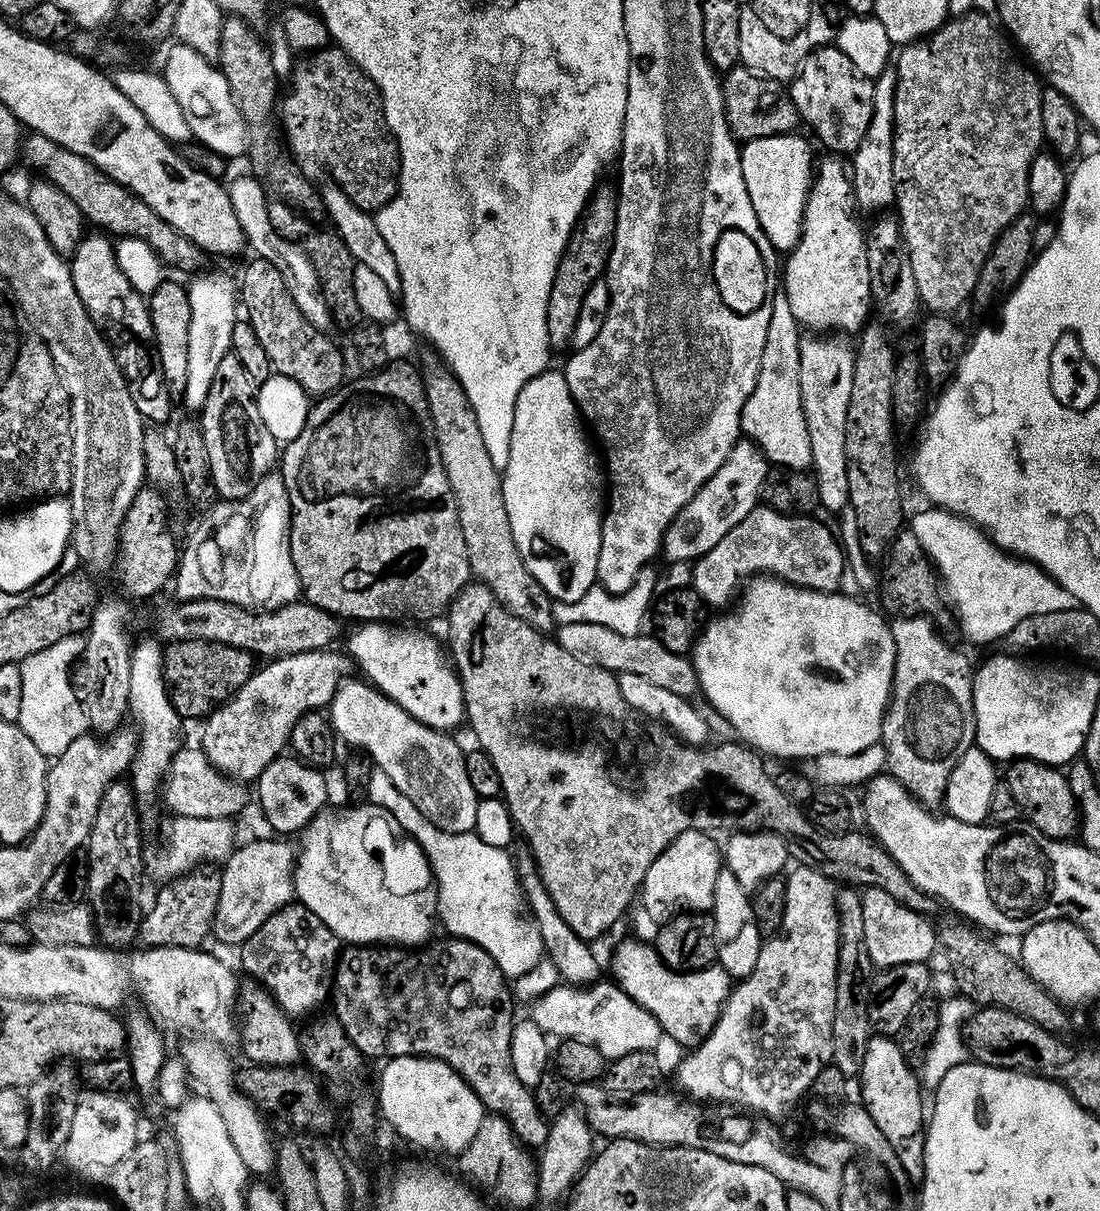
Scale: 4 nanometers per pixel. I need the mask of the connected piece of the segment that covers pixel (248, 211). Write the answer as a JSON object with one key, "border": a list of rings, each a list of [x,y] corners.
{"border":[[[251,174],[237,178],[233,184],[227,185],[230,206],[234,206],[234,214],[238,217],[238,226],[242,226],[247,247],[253,248],[255,255],[261,260],[270,262],[278,274],[282,274],[282,282],[286,282],[286,290],[290,298],[294,298],[294,306],[302,310],[302,314],[314,327],[328,330],[333,327],[332,316],[328,313],[326,302],[322,298],[322,290],[318,286],[318,274],[314,274],[314,266],[310,266],[310,258],[300,249],[299,244],[282,238],[278,230],[274,230],[268,217],[269,195],[264,191],[260,181]]]}

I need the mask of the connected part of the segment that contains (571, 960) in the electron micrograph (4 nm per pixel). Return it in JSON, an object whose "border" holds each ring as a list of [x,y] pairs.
{"border":[[[527,846],[518,848],[514,852],[514,863],[520,882],[520,891],[526,897],[531,919],[540,929],[545,953],[557,968],[559,979],[575,986],[595,985],[601,979],[600,964],[596,961],[595,954],[588,949],[591,948],[589,941],[582,939],[578,934],[574,934],[574,930],[570,930],[570,926],[566,926],[566,918],[562,918],[562,914],[558,914],[558,906],[554,906],[554,898],[550,898],[550,894],[540,877],[540,872],[536,869],[536,859],[532,857],[532,849]]]}

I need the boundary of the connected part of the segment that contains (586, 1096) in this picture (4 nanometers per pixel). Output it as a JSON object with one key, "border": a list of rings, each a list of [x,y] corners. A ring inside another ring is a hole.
{"border":[[[592,1081],[579,1085],[575,1092],[579,1101],[576,1102],[581,1106],[590,1127],[597,1135],[604,1135],[604,1138],[630,1137],[653,1147],[681,1147],[687,1141],[684,1140],[688,1136],[686,1131],[694,1132],[698,1128],[699,1110],[692,1106],[684,1110],[679,1098],[664,1093],[664,1090],[630,1095],[624,1090],[606,1090],[602,1082]]]}

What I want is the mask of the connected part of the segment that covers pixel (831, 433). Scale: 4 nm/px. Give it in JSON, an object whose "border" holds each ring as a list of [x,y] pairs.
{"border":[[[844,334],[801,337],[799,346],[799,390],[810,436],[812,475],[818,486],[820,505],[838,514],[849,505],[849,475],[846,471],[846,410],[854,380],[855,349]]]}

